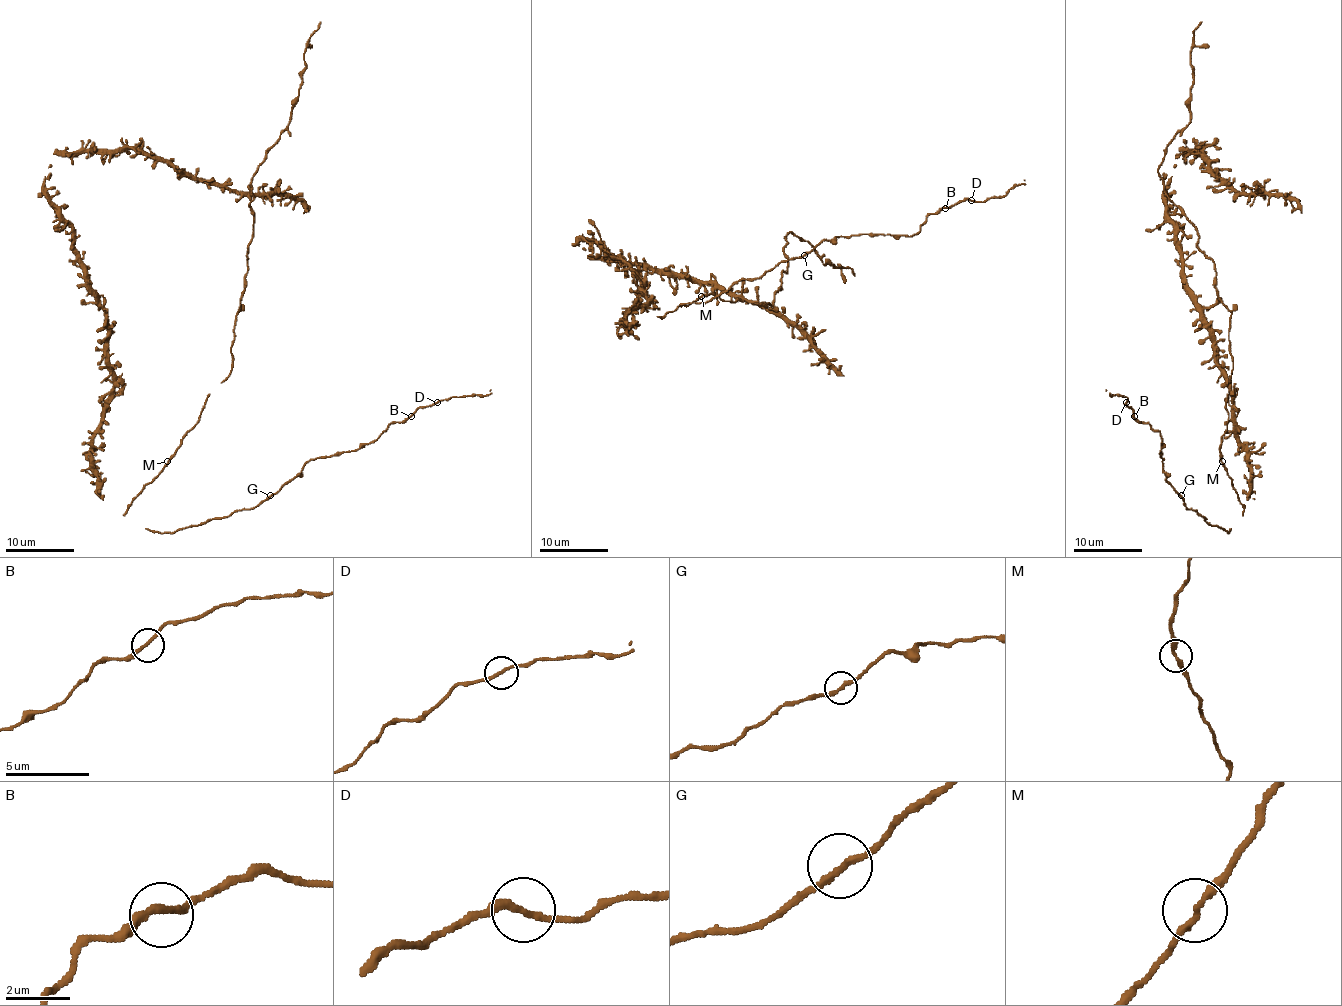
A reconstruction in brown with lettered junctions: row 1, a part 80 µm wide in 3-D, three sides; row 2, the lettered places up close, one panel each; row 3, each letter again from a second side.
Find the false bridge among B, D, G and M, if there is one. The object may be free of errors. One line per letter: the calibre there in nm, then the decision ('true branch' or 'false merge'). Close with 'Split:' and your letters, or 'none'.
B: 220 nm | true branch
D: 200 nm | true branch
G: 220 nm | true branch
M: 240 nm | true branch
Split: none

